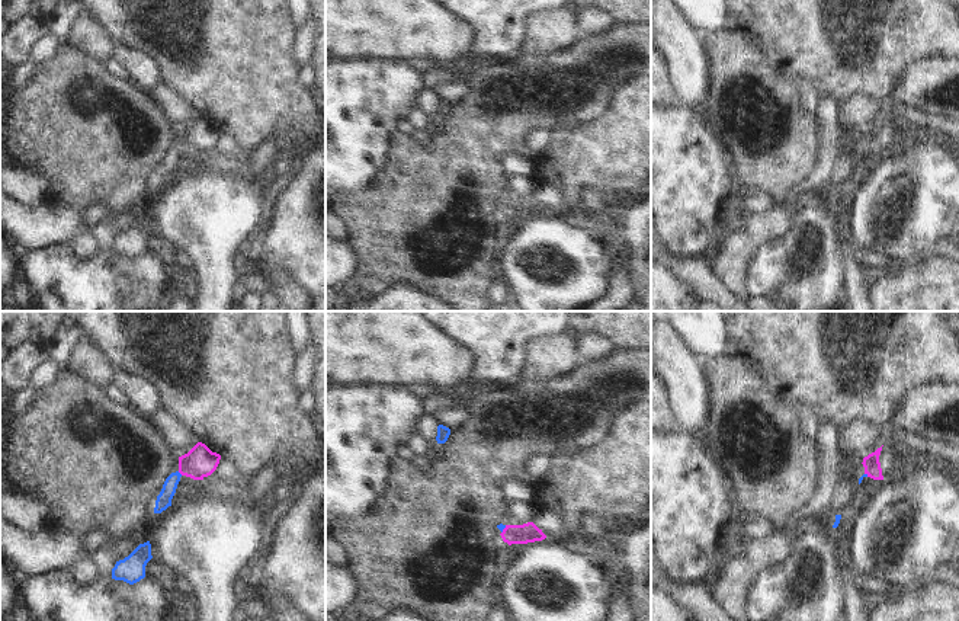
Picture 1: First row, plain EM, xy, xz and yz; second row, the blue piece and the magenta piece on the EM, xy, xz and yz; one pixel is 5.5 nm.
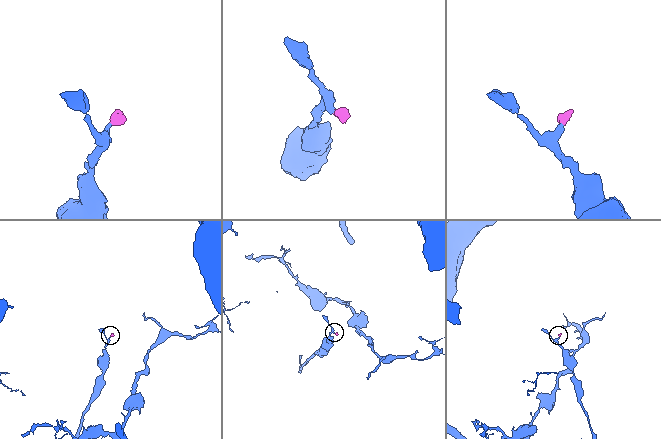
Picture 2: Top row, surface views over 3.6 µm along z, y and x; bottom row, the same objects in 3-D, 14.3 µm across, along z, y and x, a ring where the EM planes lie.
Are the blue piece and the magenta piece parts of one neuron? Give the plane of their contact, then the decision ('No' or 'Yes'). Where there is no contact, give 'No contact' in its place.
Touches blue in xy. Yes.

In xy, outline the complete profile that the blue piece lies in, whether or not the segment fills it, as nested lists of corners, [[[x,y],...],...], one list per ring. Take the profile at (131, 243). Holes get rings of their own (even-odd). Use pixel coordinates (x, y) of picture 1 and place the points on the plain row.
[[[150,215],[139,218],[128,231],[116,236],[112,253],[134,259],[145,252],[145,240],[153,233]]]

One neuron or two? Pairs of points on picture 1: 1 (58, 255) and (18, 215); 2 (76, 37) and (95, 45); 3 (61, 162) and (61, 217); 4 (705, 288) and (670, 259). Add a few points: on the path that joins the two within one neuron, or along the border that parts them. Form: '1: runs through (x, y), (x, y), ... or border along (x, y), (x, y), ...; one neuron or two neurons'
1: border along (66, 243), (51, 243), (29, 250); two neurons
2: runs through (80, 37), (86, 37), (90, 41); one neuron
3: border along (44, 199), (53, 204), (77, 207), (82, 211); two neurons
4: runs through (696, 279), (679, 268); one neuron

